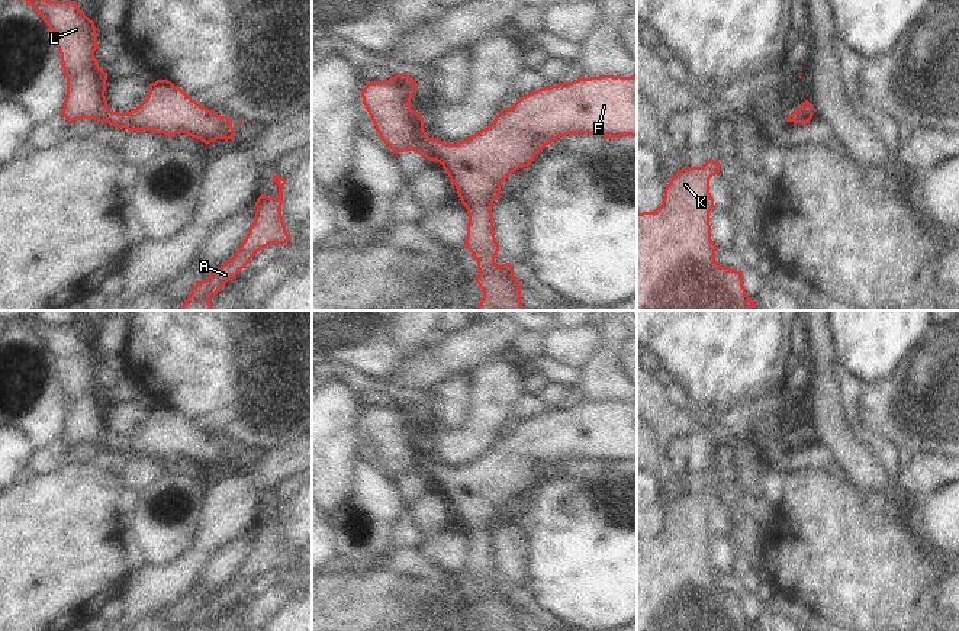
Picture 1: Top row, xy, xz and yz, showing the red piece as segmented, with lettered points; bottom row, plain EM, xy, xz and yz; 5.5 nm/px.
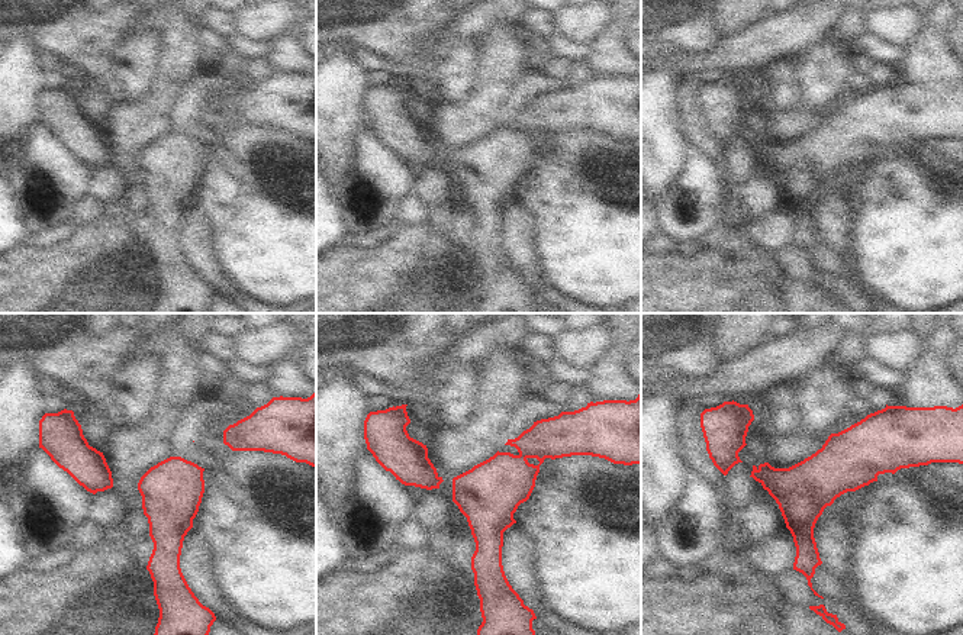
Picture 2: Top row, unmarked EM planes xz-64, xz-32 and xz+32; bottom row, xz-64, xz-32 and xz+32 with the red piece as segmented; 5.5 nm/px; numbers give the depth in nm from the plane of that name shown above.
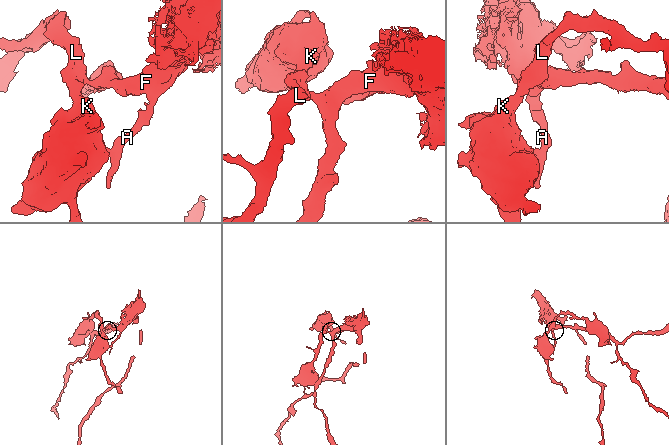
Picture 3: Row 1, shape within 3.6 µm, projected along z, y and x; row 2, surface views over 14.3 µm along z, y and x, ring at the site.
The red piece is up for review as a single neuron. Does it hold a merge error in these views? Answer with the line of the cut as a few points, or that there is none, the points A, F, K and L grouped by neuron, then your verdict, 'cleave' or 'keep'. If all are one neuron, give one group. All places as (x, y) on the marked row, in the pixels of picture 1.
xz (428, 138), (433, 160) | A F / K L | cleave

